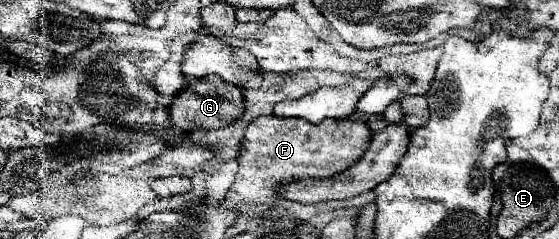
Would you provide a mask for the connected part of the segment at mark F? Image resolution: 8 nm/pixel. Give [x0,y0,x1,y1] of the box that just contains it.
[222,116,372,216]

